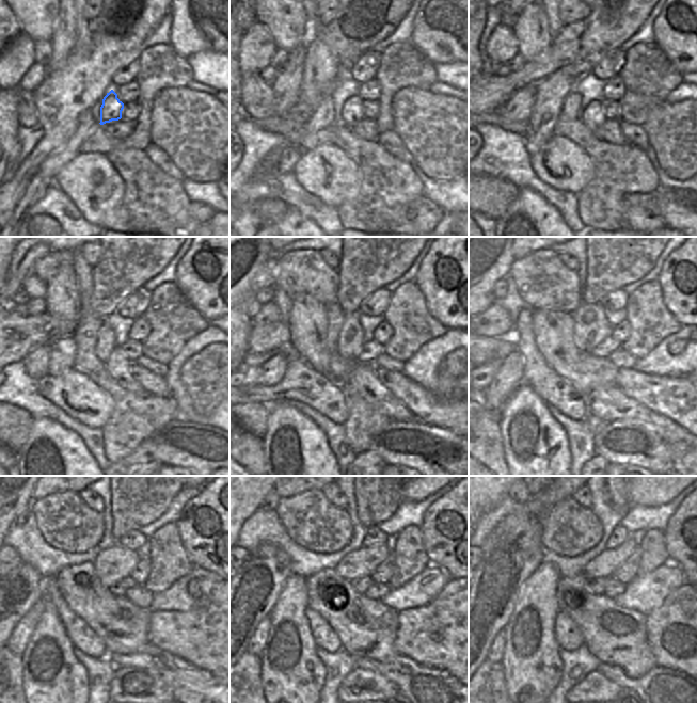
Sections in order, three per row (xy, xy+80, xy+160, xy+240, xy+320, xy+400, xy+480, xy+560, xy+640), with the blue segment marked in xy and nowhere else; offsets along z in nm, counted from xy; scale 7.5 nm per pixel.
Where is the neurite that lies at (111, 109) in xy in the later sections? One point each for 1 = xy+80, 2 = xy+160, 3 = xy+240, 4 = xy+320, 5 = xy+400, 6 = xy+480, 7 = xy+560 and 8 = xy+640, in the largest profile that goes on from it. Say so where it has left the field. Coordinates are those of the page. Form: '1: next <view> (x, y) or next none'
1: next xy+80 (352, 111)
2: next xy+160 (592, 116)
3: next xy+240 (119, 368)
4: next xy+320 (361, 378)
5: next xy+400 (610, 404)
6: next xy+480 (191, 687)
7: next xy+560 (433, 692)
8: next xy+640 (680, 692)

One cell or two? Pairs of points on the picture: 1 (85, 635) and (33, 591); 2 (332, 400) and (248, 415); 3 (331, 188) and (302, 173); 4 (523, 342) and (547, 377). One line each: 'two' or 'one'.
1: two
2: two
3: one
4: one

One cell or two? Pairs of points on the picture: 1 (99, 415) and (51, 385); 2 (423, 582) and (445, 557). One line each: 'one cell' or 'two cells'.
1: one cell
2: two cells

